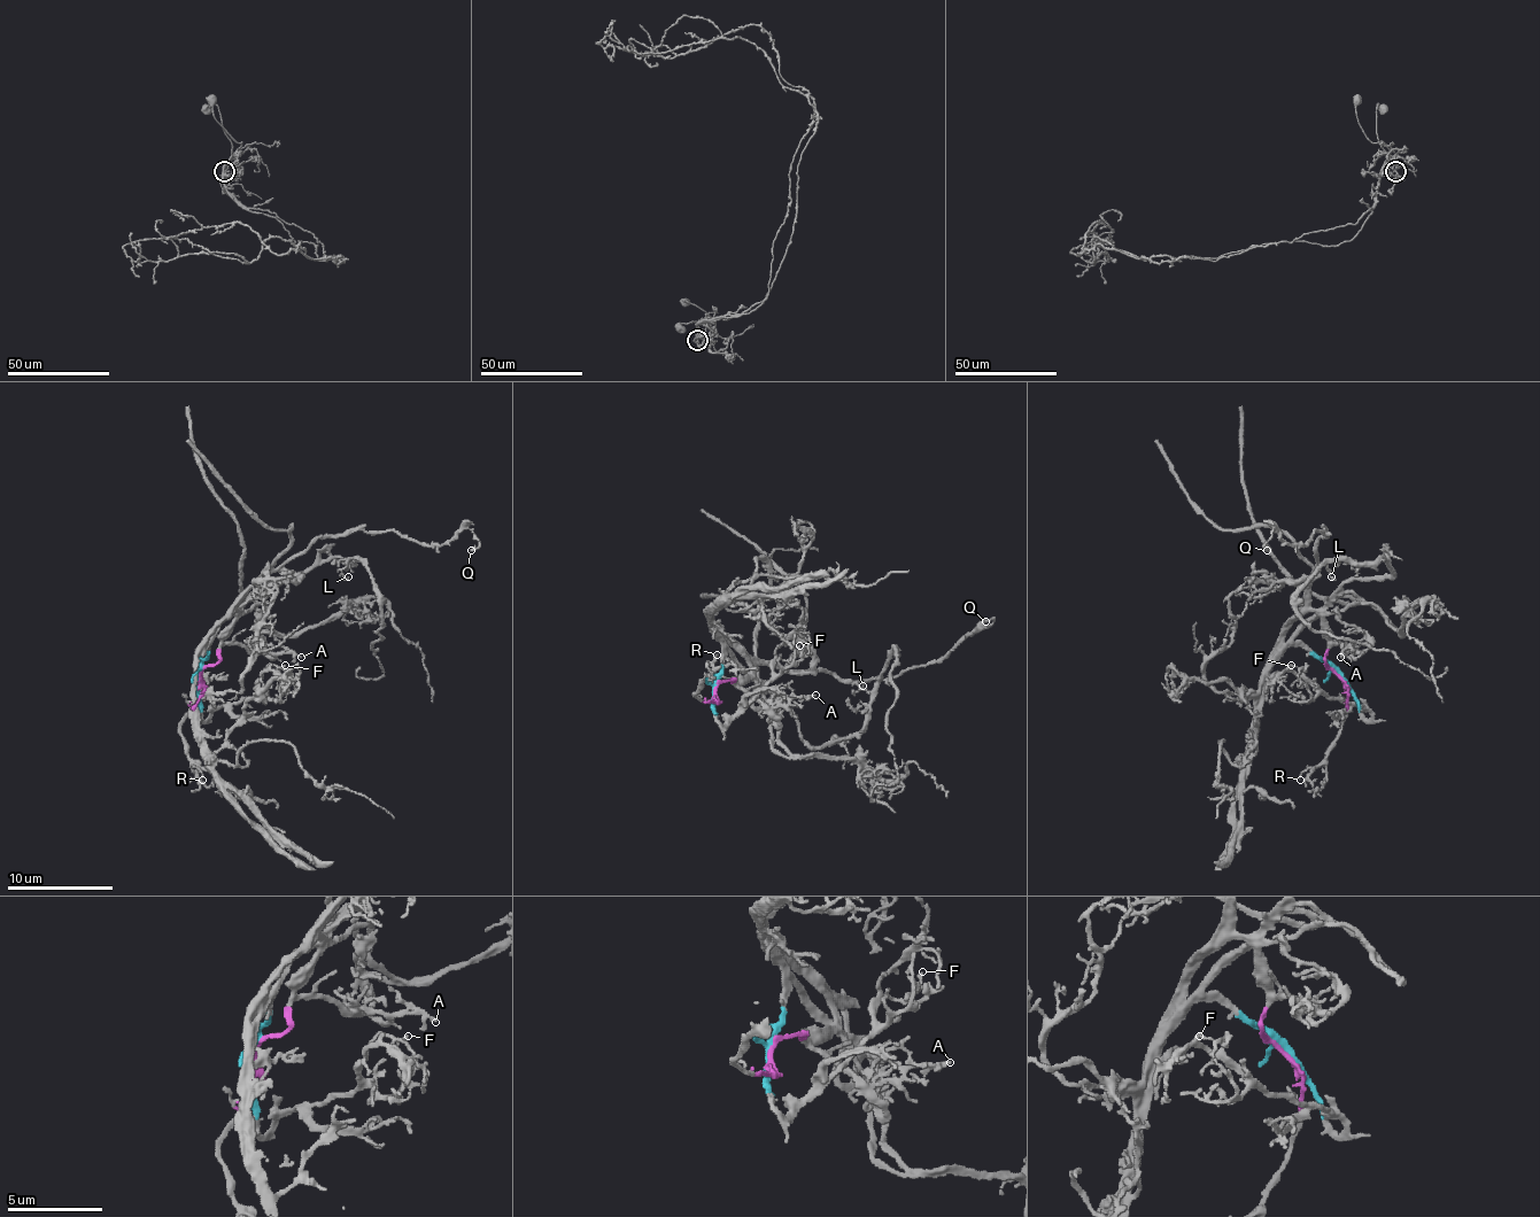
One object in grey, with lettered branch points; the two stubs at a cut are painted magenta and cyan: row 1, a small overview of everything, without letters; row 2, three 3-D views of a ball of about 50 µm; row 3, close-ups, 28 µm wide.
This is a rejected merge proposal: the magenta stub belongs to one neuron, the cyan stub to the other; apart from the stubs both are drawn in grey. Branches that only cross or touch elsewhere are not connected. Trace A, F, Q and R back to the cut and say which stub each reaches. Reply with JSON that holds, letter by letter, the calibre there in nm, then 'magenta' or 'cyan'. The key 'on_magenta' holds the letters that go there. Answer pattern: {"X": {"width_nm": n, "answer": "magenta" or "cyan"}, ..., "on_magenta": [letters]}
{"A": {"width_nm": 160, "answer": "magenta"}, "F": {"width_nm": 90, "answer": "cyan"}, "Q": {"width_nm": 180, "answer": "magenta"}, "R": {"width_nm": 110, "answer": "magenta"}, "on_magenta": ["A", "Q", "R"]}

